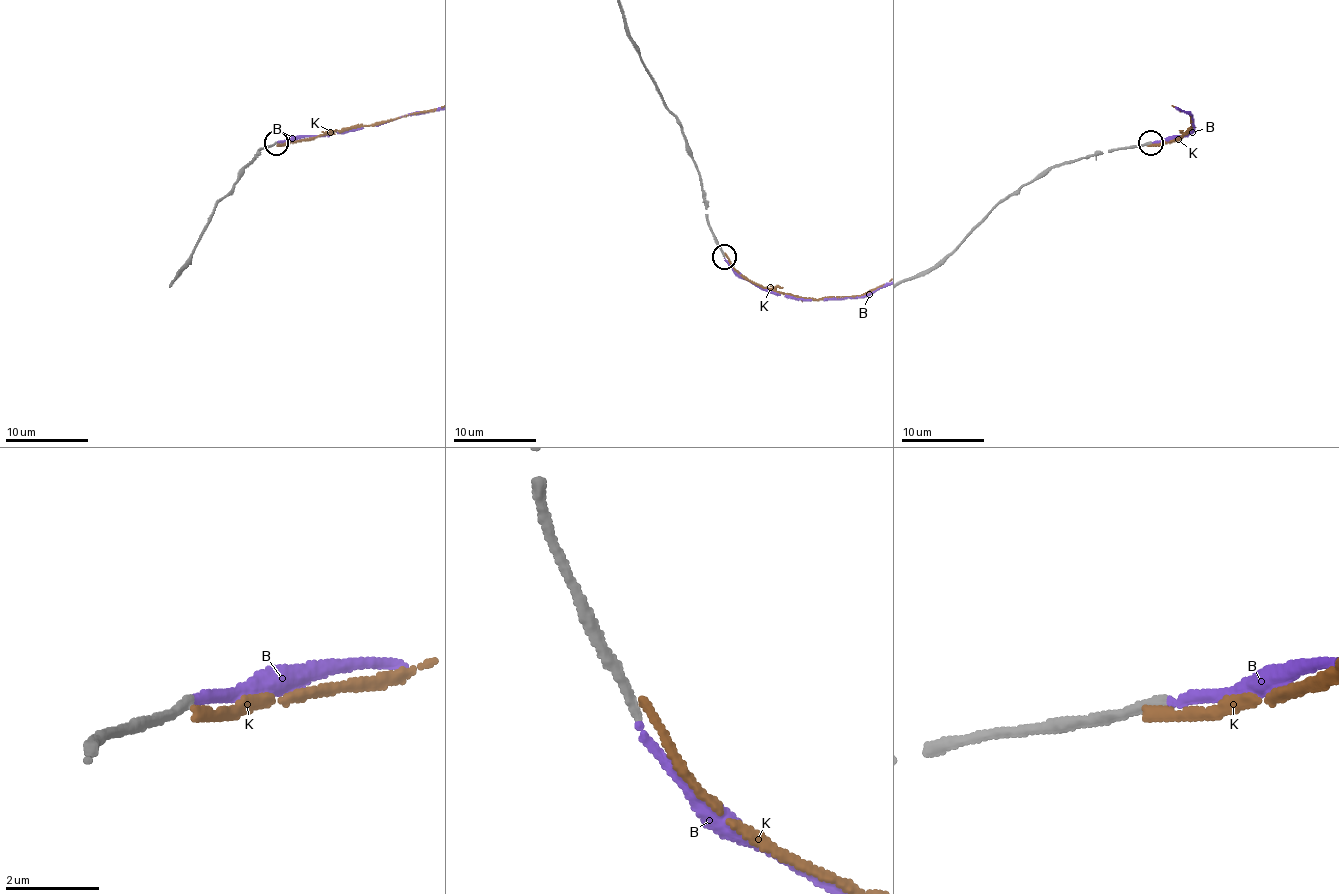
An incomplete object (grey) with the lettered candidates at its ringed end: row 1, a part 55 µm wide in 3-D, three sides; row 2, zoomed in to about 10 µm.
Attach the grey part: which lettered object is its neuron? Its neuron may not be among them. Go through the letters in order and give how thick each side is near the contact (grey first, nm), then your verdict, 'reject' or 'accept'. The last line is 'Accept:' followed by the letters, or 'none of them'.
B: 200/200 nm | accept
K: 240/200 nm | reject
Accept: B

